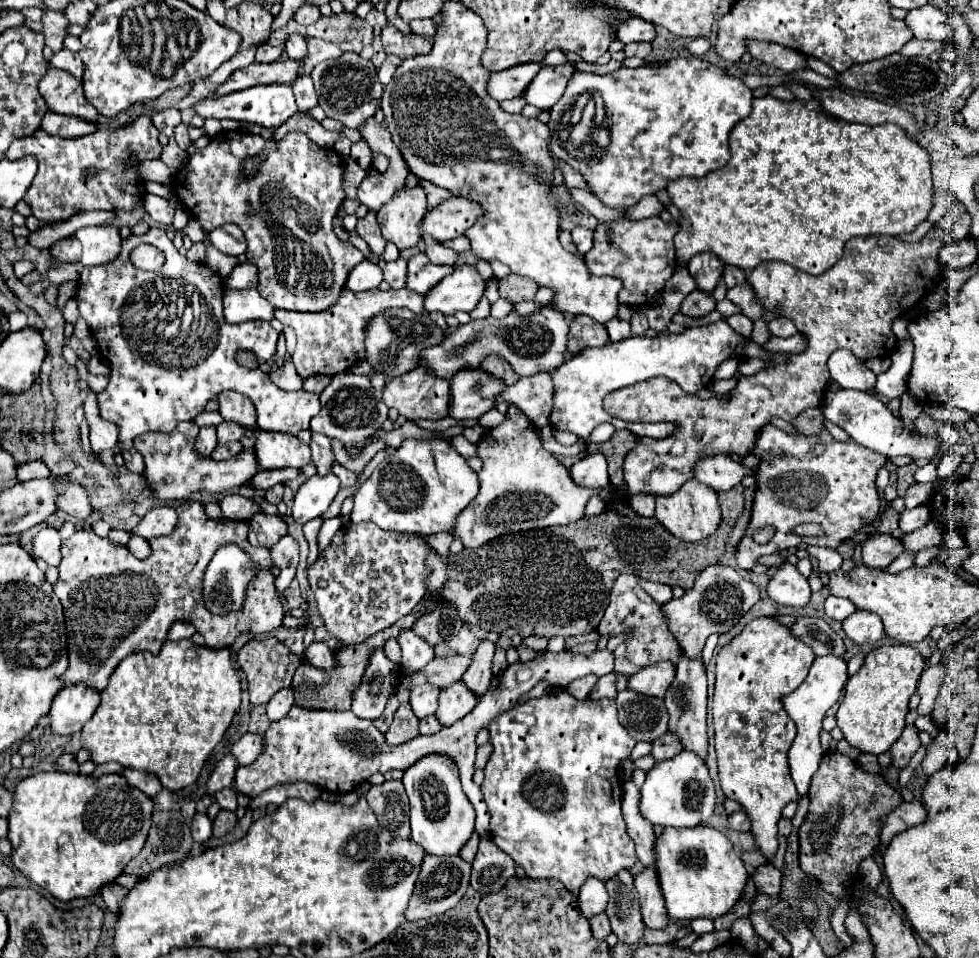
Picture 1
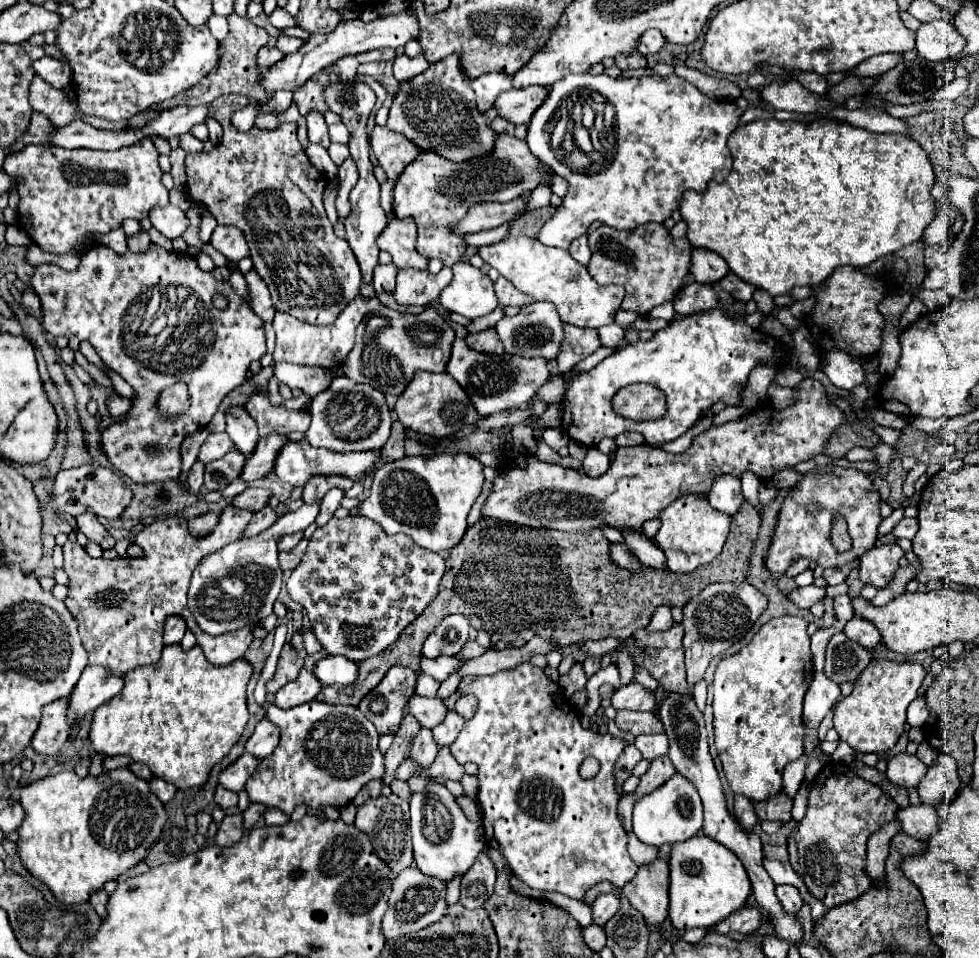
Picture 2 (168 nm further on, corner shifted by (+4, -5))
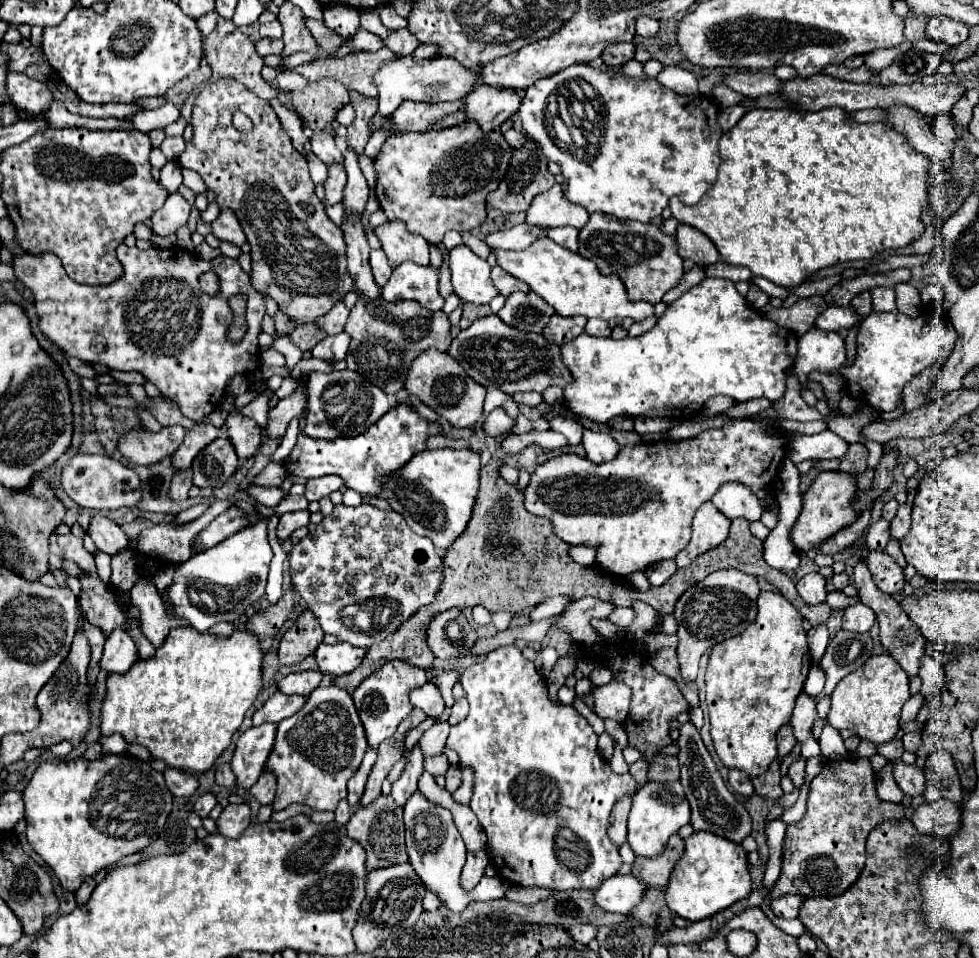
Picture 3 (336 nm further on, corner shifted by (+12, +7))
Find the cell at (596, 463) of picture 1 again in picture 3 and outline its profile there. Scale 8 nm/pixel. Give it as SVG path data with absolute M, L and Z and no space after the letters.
M585 429L583 431L583 447L587 453L587 459L591 463L603 463L609 461L617 455L619 451L619 443L609 435L609 433L601 433L601 431L591 431Z

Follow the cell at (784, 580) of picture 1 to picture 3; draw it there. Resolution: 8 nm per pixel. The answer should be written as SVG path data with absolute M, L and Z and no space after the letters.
M809 573L797 581L797 591L801 599L809 605L817 605L825 601L825 579L819 573Z

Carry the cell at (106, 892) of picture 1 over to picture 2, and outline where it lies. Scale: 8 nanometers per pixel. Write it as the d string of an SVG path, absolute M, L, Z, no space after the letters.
M103 889L95 891L95 893L91 895L91 899L89 899L91 907L95 909L95 913L97 913L99 917L105 917L105 903L107 903L107 899L109 899L109 895L107 895Z

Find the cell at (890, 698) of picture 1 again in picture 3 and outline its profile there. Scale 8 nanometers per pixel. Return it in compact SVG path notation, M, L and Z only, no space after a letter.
M871 655L861 671L849 673L841 683L837 683L831 693L831 711L827 723L835 729L849 729L861 739L875 745L893 739L899 731L901 707L909 699L909 675L901 671L901 665L889 655Z

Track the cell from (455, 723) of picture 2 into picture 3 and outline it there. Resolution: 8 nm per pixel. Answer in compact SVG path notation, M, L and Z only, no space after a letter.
M437 721L431 729L427 729L427 731L423 733L423 737L419 739L419 745L421 745L421 751L423 751L425 757L429 757L429 755L439 755L439 753L443 751L445 739L447 739L447 735L449 735L449 729L451 729L449 723Z

